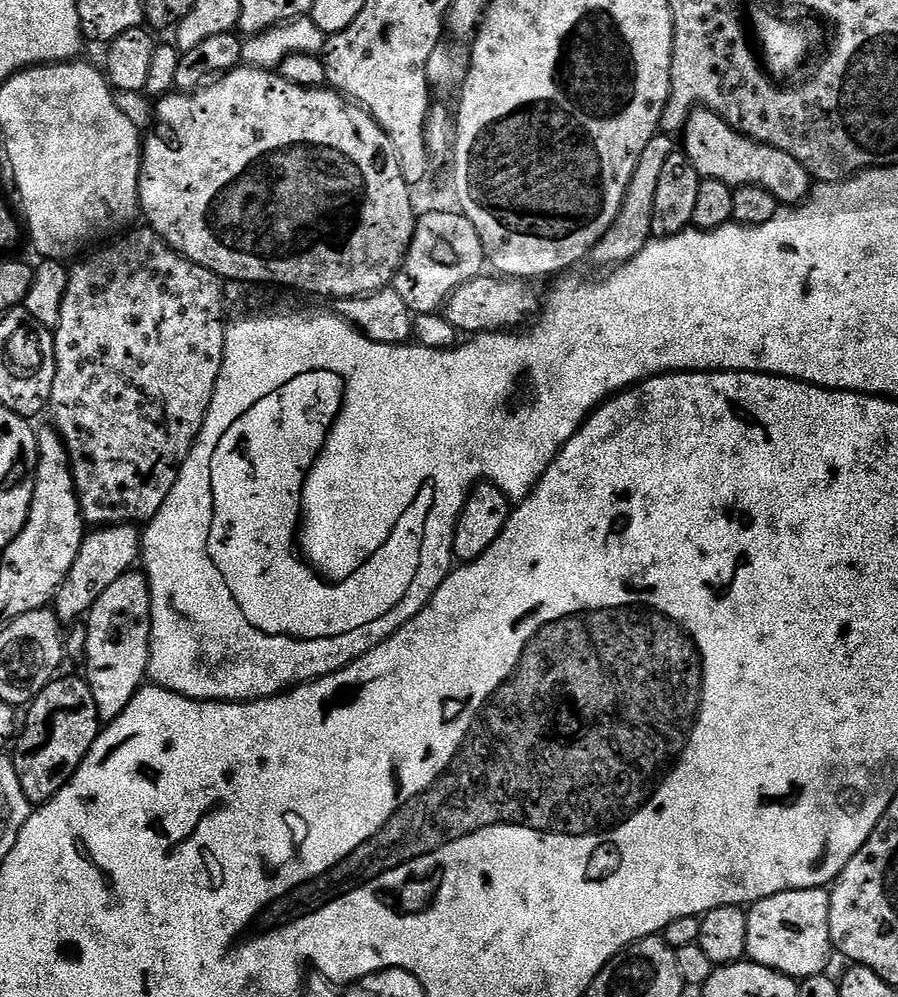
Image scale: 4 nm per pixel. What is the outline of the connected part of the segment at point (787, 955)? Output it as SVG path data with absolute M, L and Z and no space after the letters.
M827 887L790 890L762 898L747 909L747 959L778 970L793 978L818 976L825 971L824 963L832 948L830 938L830 898Z

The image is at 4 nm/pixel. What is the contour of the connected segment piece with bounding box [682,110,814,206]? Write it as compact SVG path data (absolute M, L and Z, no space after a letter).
M693 110L682 129L682 151L694 162L701 178L726 182L733 190L742 186L758 186L776 199L777 205L795 206L808 199L814 181L802 162L790 158L783 150L758 144L749 136L743 136L731 128L718 114L707 110Z

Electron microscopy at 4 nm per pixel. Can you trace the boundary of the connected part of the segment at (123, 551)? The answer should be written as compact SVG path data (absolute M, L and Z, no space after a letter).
M110 524L97 527L85 535L82 546L78 550L78 558L74 558L74 566L70 566L70 574L62 582L56 592L54 611L65 625L71 626L81 618L87 617L98 598L122 574L133 567L132 564L142 556L142 532L136 524Z

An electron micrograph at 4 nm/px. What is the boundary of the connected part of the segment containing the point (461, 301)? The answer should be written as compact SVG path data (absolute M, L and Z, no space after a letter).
M481 274L462 282L444 301L442 315L460 334L502 332L527 325L541 311L542 296L532 289L529 281L519 278L501 278L499 275Z

